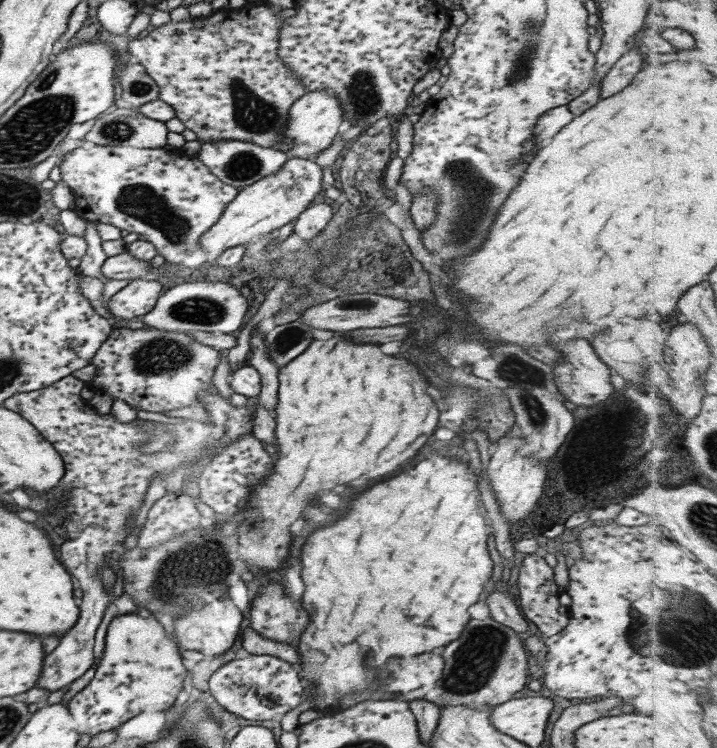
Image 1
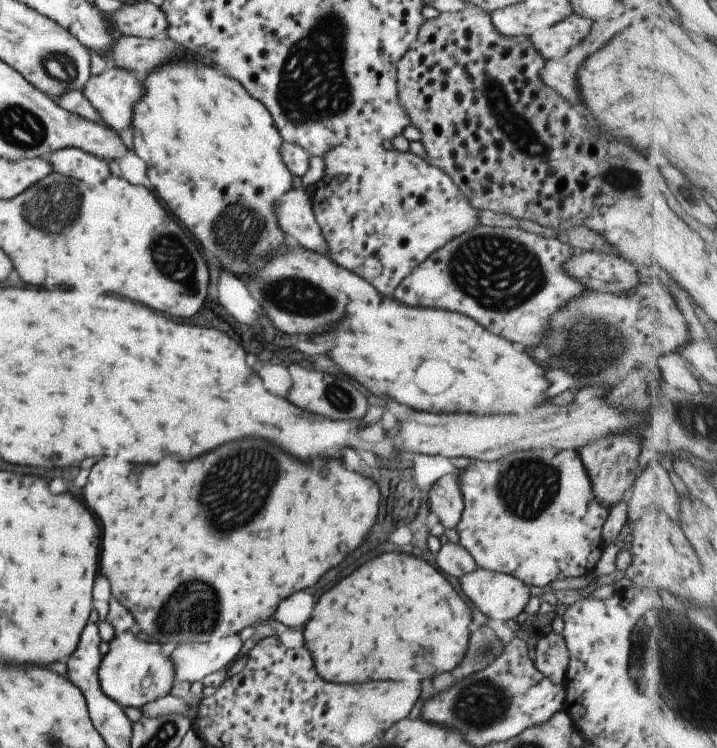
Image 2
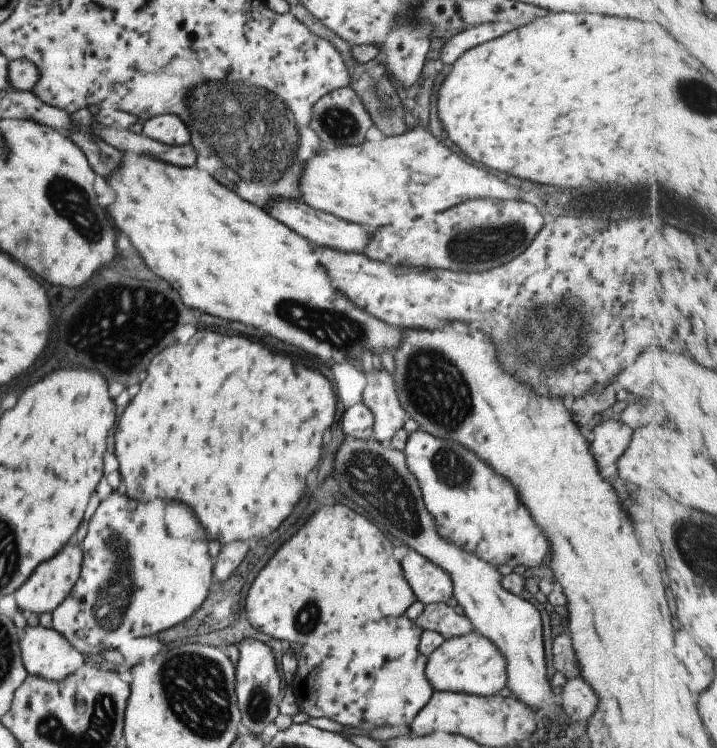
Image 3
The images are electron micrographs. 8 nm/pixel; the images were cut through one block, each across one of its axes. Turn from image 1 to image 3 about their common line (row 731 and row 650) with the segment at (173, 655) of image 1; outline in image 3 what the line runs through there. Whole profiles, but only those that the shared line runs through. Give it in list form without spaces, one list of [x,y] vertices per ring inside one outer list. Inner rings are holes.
[[[111,492],[91,516],[81,550],[83,560],[79,578],[75,580],[69,596],[52,610],[51,628],[82,657],[101,655],[103,650],[115,650],[123,640],[151,637],[181,624],[201,606],[213,584],[205,530],[197,524],[189,508],[173,504],[171,500],[149,500],[145,504],[137,504],[117,492]]]

